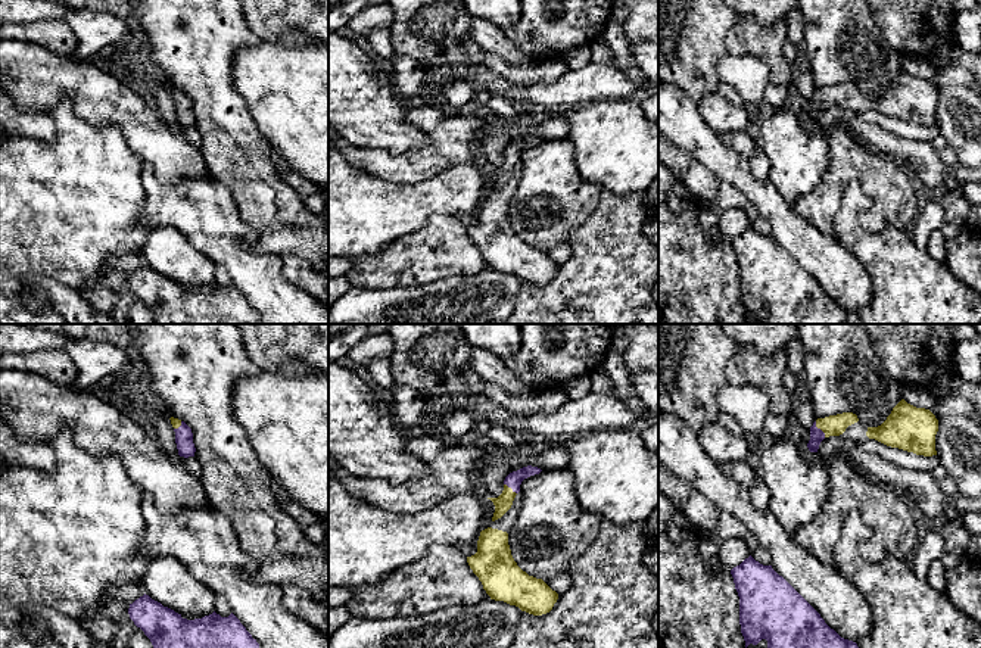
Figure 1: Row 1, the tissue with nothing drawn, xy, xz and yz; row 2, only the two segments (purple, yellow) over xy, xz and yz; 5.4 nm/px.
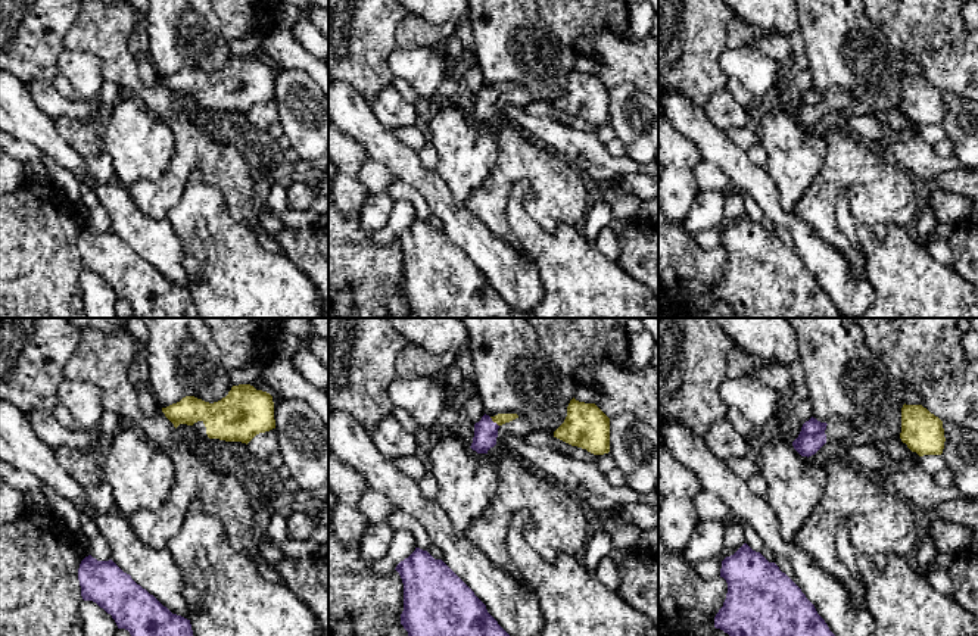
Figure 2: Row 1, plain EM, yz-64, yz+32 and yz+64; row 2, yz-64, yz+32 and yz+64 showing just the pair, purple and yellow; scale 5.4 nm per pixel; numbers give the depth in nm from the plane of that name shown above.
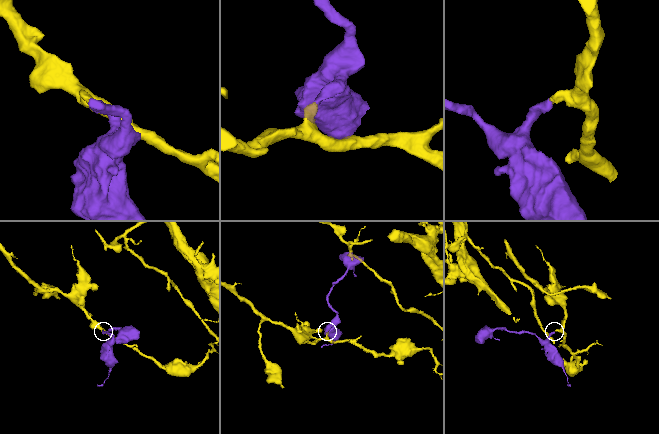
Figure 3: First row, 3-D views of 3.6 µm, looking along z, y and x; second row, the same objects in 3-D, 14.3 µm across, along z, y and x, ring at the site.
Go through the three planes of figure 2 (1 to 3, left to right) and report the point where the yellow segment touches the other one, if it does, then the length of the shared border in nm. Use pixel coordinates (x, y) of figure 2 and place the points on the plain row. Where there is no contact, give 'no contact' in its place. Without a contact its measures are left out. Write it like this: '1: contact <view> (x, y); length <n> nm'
1: no contact
2: contact yz+32 (492, 92); length 80 nm
3: no contact

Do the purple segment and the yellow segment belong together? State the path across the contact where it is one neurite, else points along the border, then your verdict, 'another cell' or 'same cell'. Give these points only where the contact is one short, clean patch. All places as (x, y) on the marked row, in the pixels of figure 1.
across yz (816, 435), (819, 429), (834, 424) | same cell

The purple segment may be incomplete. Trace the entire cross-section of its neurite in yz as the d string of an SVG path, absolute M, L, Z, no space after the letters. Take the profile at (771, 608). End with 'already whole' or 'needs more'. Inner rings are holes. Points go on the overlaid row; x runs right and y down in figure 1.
M751 555L731 570L739 596L739 624L745 648L767 641L767 648L859 648L841 638L820 614L772 566L763 566Z; already whole

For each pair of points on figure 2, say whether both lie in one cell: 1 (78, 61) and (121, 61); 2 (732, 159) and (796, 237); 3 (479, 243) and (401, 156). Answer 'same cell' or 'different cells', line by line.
1: different cells
2: same cell
3: same cell

